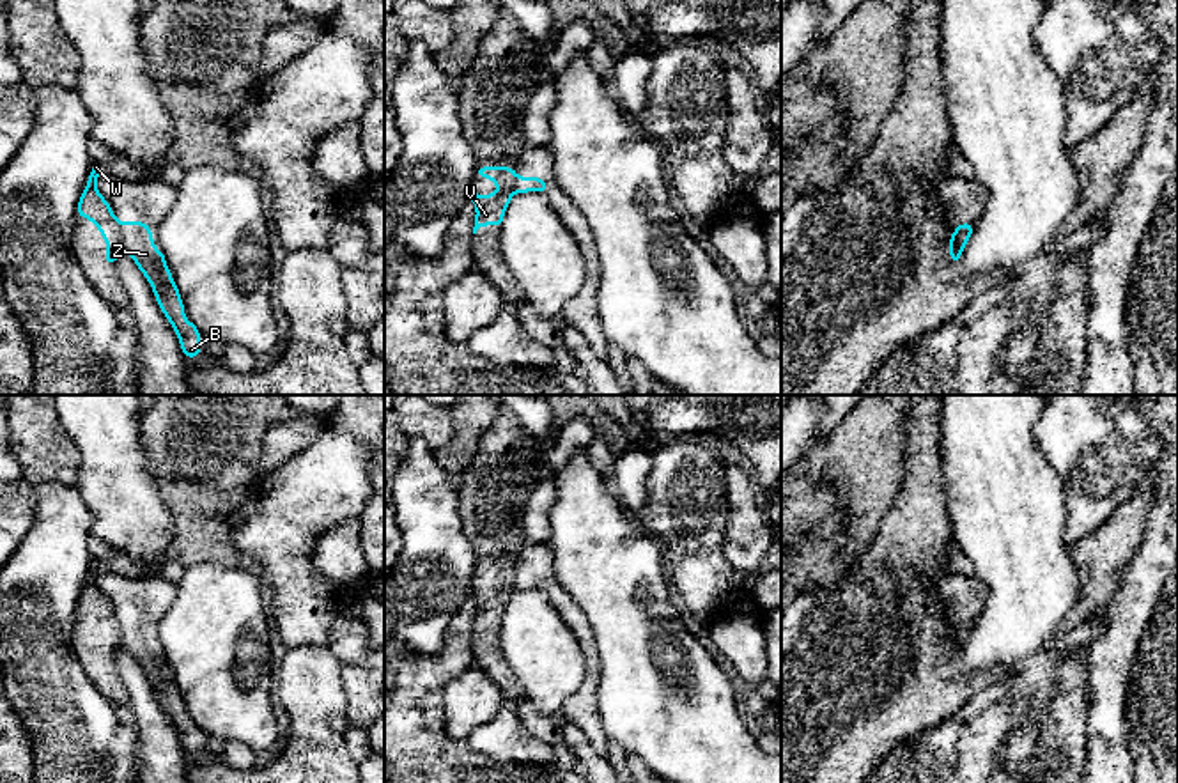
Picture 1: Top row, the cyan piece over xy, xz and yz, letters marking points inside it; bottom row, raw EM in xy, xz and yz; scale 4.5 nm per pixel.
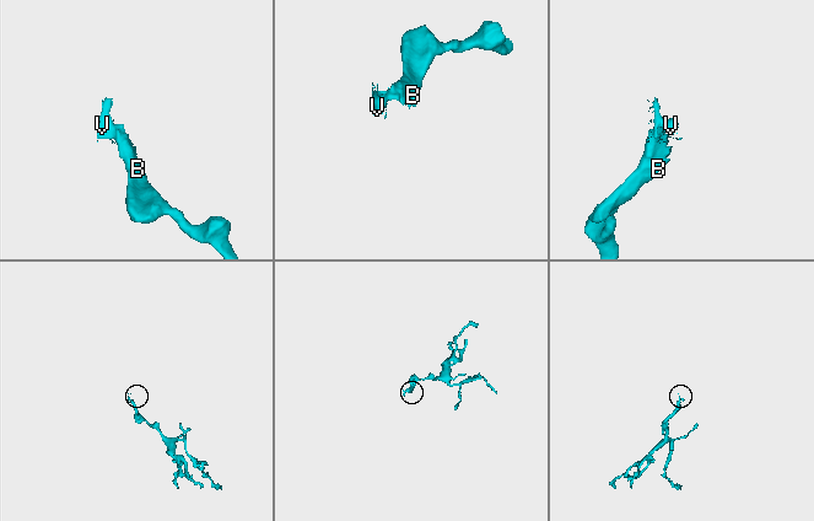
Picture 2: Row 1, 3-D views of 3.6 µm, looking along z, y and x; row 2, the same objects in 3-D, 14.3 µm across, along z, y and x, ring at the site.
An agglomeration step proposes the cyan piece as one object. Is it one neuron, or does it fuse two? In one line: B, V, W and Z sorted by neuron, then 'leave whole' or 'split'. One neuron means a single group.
B Z / V W | split

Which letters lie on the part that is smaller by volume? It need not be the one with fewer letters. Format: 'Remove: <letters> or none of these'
Remove: V, W

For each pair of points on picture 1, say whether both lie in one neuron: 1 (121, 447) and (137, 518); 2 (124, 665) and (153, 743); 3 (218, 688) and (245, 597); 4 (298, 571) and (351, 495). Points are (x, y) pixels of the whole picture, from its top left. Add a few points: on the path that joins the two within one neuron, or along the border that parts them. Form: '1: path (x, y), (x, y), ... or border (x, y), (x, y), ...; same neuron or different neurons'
1: path (121, 465), (121, 493), (124, 500); same neuron
2: path (137, 684), (153, 723); same neuron
3: path (218, 665), (218, 624), (222, 620); same neuron
4: path (298, 550), (298, 539), (330, 507); same neuron

